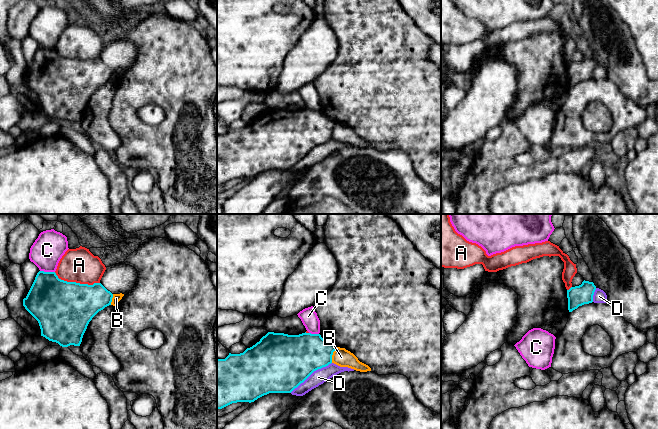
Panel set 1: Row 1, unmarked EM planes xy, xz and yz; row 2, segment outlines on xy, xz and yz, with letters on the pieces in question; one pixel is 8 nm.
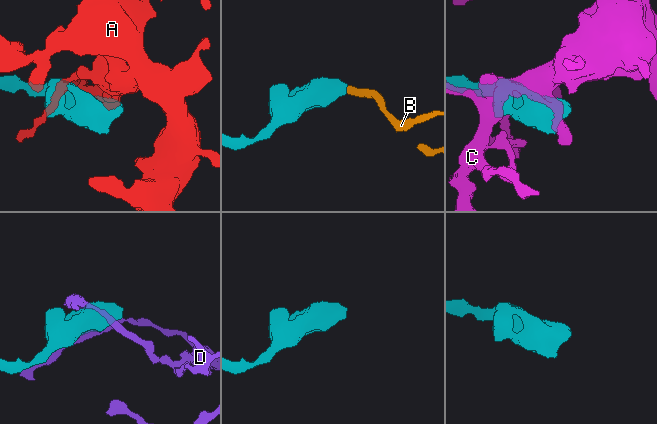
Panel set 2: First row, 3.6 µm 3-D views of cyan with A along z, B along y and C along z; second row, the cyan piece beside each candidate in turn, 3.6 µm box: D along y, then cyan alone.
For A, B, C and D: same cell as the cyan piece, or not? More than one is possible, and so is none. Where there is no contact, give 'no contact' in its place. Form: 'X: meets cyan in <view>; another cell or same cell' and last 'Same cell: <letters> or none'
A: meets cyan in xy; another cell
B: meets cyan in xz; another cell
C: meets cyan in xy; another cell
D: meets cyan in xz; another cell
Same cell: none

